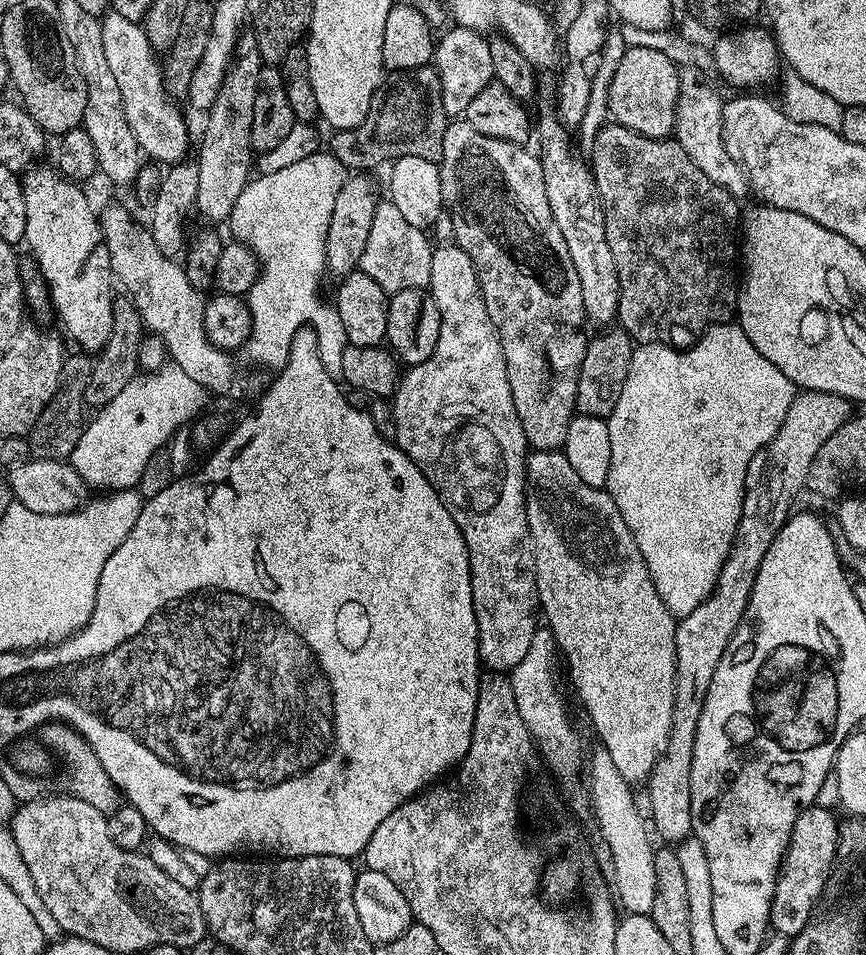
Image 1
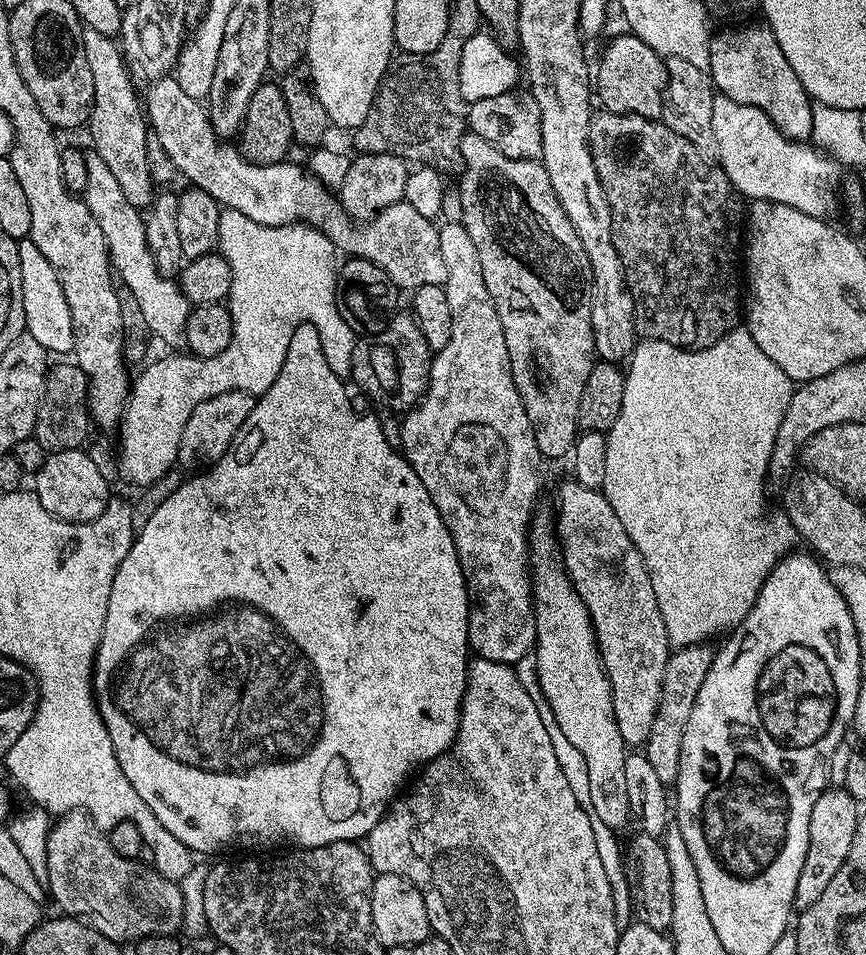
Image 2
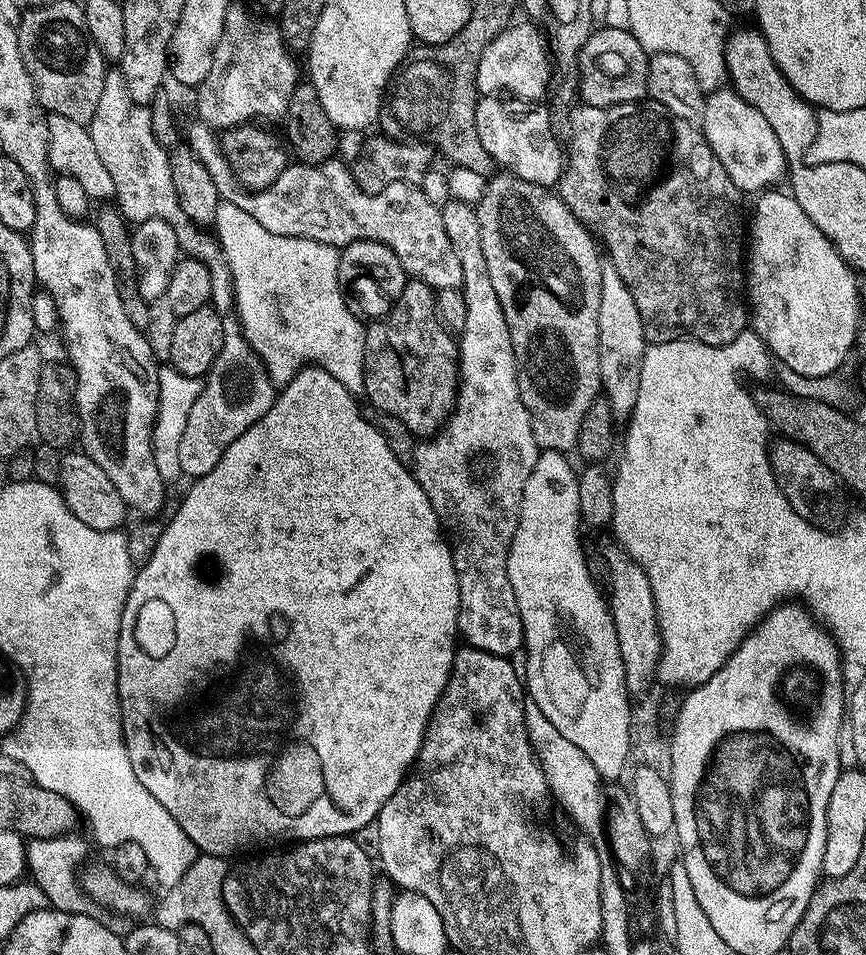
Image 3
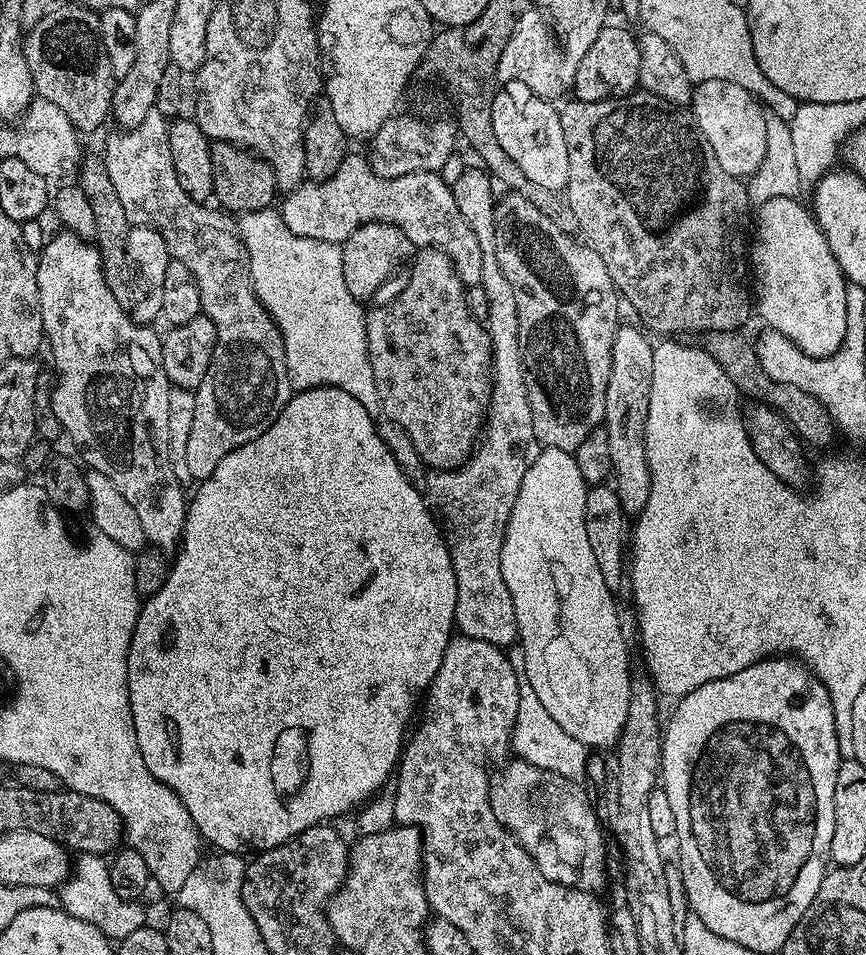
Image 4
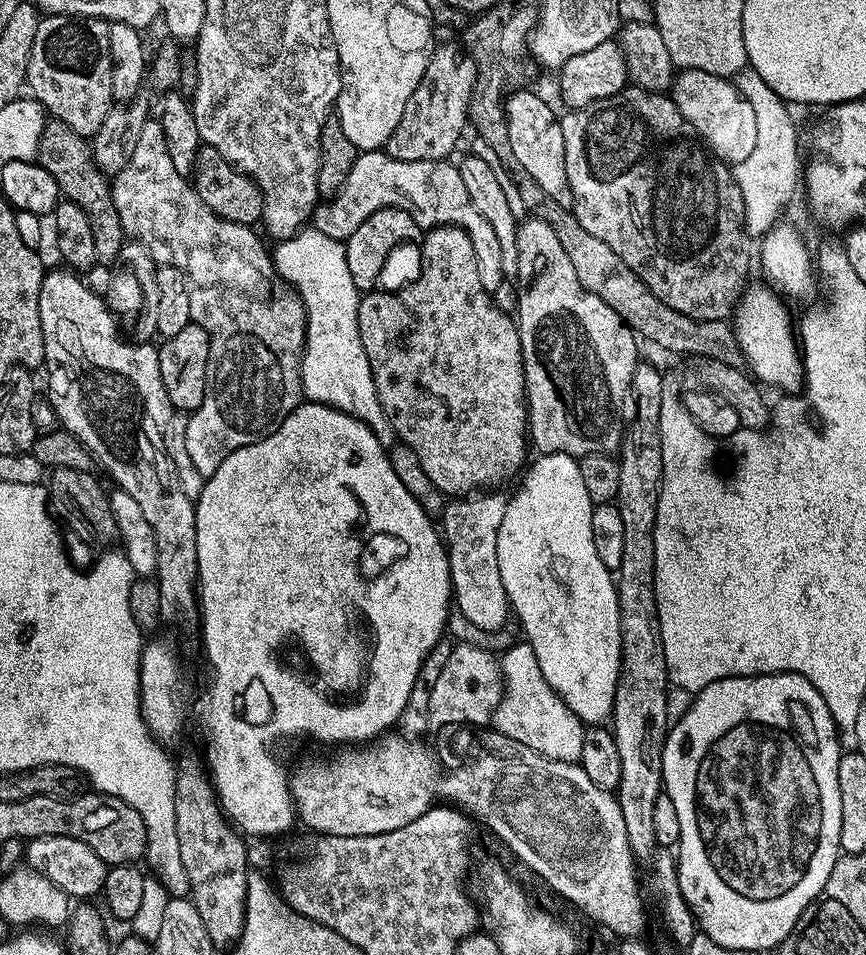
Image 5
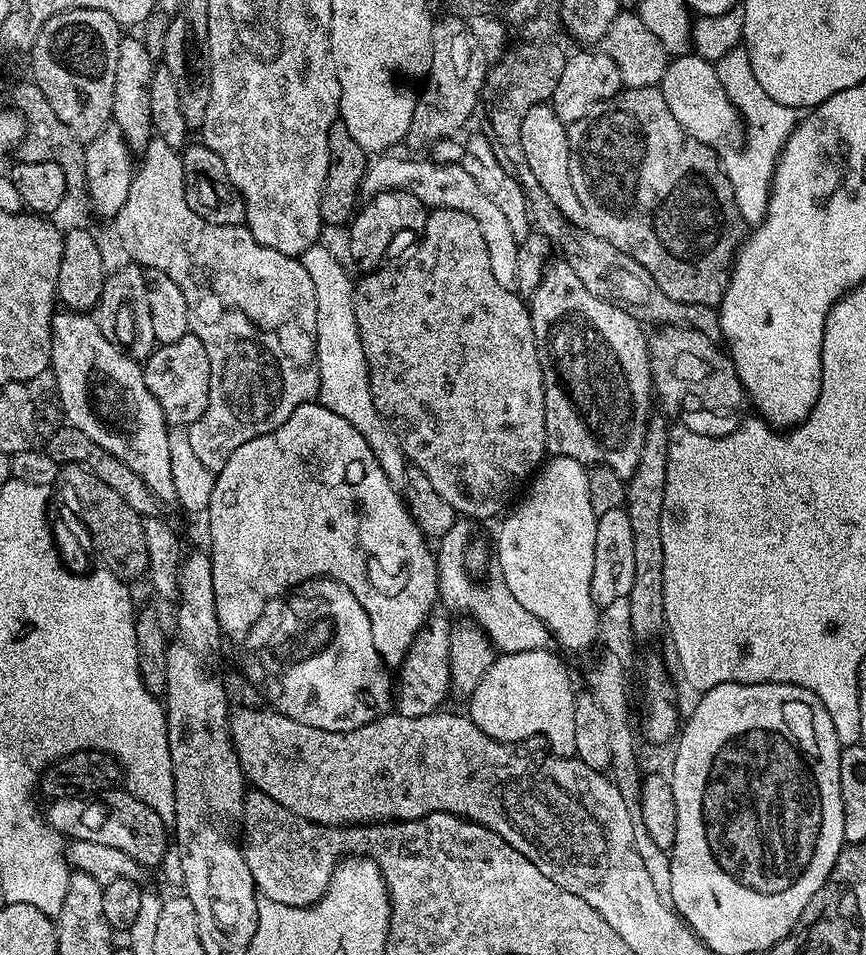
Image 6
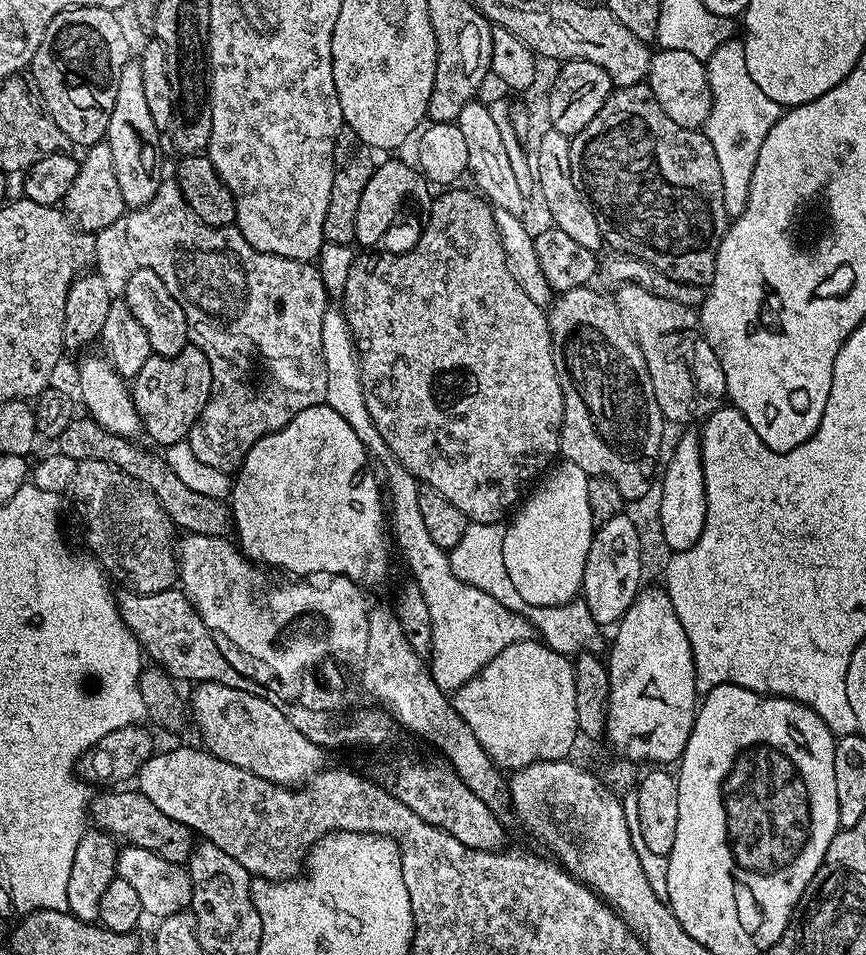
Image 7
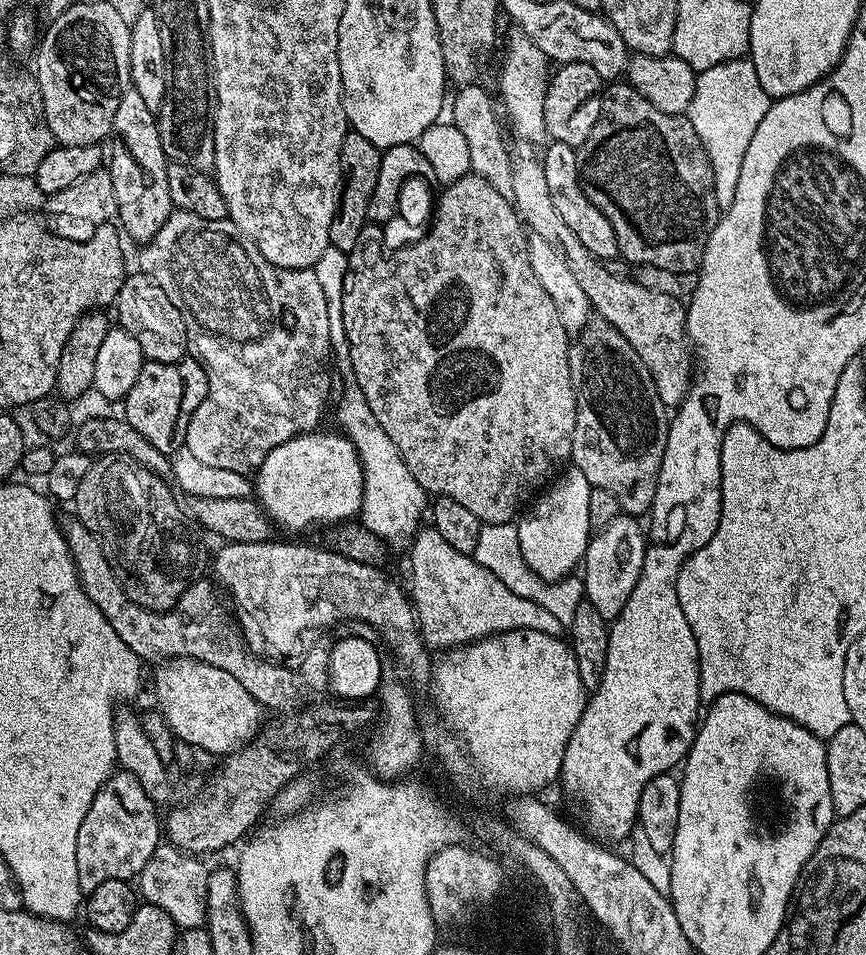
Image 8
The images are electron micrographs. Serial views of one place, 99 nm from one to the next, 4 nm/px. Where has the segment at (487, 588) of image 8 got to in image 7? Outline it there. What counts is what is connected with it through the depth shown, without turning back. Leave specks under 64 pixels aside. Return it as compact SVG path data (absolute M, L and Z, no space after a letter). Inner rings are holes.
M332 306L329 307L328 313L322 318L322 358L326 362L326 398L324 403L328 404L334 410L338 410L338 414L342 414L342 418L346 418L346 422L350 422L350 430L354 430L354 434L358 434L358 442L362 442L362 446L366 451L368 451L369 457L373 461L381 460L384 463L384 468L388 471L388 488L386 484L386 490L392 494L392 500L390 496L390 532L394 537L395 547L398 549L400 547L400 552L404 555L404 560L408 563L407 570L410 576L416 580L418 587L422 590L422 595L426 600L427 609L430 610L430 626L433 628L432 634L432 647L430 651L430 667L432 671L432 676L434 682L438 684L438 688L447 694L455 694L459 688L466 686L466 682L470 682L470 678L474 678L481 670L484 669L486 665L491 662L494 658L498 658L498 654L502 654L502 650L506 650L506 646L514 646L518 642L523 640L533 639L534 629L531 621L528 620L527 615L521 614L519 612L512 612L502 602L496 601L488 593L484 593L483 590L474 587L474 585L468 584L466 581L460 580L455 576L454 570L451 569L451 562L449 560L449 553L438 546L438 542L434 542L434 538L430 538L430 530L426 530L426 522L422 518L422 509L418 506L418 494L422 487L420 481L414 478L414 474L410 474L403 466L396 461L392 456L392 451L390 446L386 446L386 438L382 438L382 434L378 434L378 426L374 426L374 418L370 418L370 410L366 410L366 394L362 390L362 378L360 377L360 357L356 355L356 343L352 341L352 331L348 325L348 320L344 317L343 311L339 307Z

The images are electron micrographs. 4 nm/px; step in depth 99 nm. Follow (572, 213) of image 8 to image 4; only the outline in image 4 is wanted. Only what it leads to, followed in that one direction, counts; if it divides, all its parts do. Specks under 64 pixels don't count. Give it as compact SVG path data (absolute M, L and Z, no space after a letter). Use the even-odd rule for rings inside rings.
M505 80L499 85L500 89L496 93L491 93L490 107L492 110L492 126L494 128L494 138L502 150L506 150L506 158L534 182L534 186L542 186L542 190L560 194L567 189L570 178L570 154L566 154L566 134L562 134L562 122L560 121L560 108L551 100L543 100L541 96L536 96L522 82Z

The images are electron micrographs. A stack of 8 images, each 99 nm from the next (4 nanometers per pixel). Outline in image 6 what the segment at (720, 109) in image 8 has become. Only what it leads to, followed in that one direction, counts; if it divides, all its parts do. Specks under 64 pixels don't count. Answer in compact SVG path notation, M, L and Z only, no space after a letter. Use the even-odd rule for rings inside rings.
M744 47L726 50L726 54L722 54L722 58L714 63L718 82L722 82L726 98L730 98L742 121L742 132L744 128L744 145L737 152L723 153L726 178L730 178L734 202L738 202L738 214L742 214L745 225L755 226L766 218L772 175L786 138L796 129L798 112L790 106L782 106L782 102L774 102L774 98L770 98L770 94L766 94L766 90L758 86L758 78L754 78L754 70L750 66L750 54Z

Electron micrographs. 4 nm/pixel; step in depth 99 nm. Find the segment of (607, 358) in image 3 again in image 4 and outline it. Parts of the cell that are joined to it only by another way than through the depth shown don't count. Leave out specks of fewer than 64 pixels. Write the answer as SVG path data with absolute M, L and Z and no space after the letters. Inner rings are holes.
M633 324L617 327L616 330L602 425L602 431L610 438L612 476L618 502L622 502L622 510L628 518L639 516L646 506L646 498L650 496L650 466L646 462L644 427L650 406L650 378L654 375L653 341L648 341L649 337Z

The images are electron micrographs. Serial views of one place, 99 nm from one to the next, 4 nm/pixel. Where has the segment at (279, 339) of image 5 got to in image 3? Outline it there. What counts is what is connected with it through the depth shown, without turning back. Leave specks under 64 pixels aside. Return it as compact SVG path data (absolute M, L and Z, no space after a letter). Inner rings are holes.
M119 70L105 71L102 98L98 98L98 110L94 110L94 118L87 129L90 138L94 138L98 158L102 158L106 170L110 170L116 191L114 204L125 221L137 225L150 218L163 218L174 226L178 238L185 245L198 243L201 231L190 218L186 218L174 194L169 149L160 146L154 138L150 108L130 98L126 78L122 78ZM248 356L241 360L216 360L203 381L198 399L194 406L190 406L190 418L186 418L182 442L178 442L178 466L185 477L210 474L210 470L218 466L226 446L230 446L234 438L242 438L242 434L246 434L246 430L250 430L250 426L254 426L254 422L258 422L258 418L262 418L275 402L277 385L272 383L259 359Z

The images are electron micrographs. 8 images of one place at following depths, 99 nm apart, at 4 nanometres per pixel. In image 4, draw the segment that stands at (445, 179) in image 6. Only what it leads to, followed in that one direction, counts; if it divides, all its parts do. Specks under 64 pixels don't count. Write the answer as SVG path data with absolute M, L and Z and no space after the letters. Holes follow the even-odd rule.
M349 154L342 162L340 169L330 179L299 184L283 199L284 205L279 205L278 211L284 220L284 225L302 238L314 238L322 242L341 245L346 238L350 238L350 234L354 234L354 230L358 230L358 226L366 222L381 220L402 229L409 245L417 249L438 248L441 252L447 252L452 257L456 271L459 272L465 285L479 285L485 275L484 253L480 251L478 238L470 231L466 221L461 218L450 184L443 179L440 172L415 172L406 174L402 178L387 180L374 174L372 165L367 159L363 160L356 154Z

